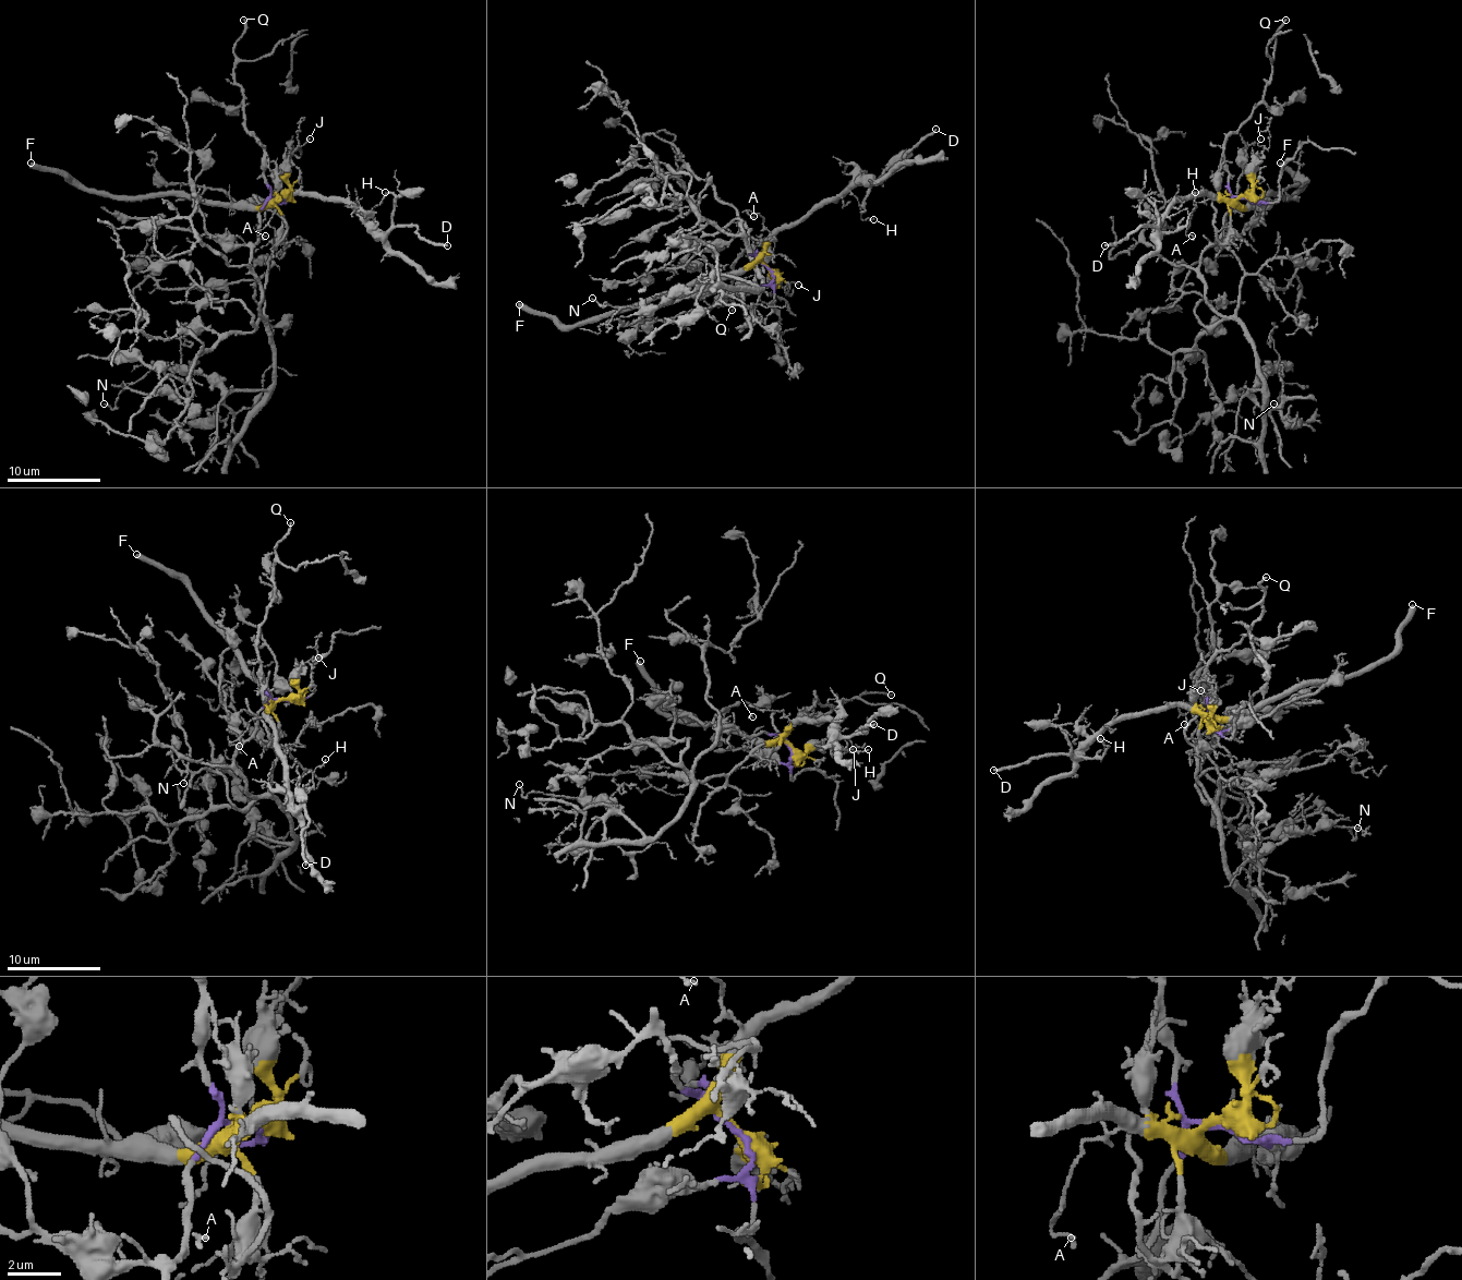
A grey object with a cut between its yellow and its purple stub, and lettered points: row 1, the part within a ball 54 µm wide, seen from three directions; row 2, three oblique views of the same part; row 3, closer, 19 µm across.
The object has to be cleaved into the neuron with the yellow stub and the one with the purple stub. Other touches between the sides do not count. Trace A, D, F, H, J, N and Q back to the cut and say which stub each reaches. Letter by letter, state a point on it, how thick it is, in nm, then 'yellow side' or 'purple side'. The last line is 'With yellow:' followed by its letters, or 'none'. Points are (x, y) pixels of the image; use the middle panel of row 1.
A: place (753, 216); calibre 160 nm; yellow side
D: place (935, 129); calibre 220 nm; yellow side
F: place (519, 304); calibre 440 nm; yellow side
H: place (873, 219); calibre 120 nm; yellow side
J: place (798, 285); calibre 100 nm; yellow side
N: place (592, 298); calibre 130 nm; purple side
Q: place (732, 310); calibre 170 nm; purple side
With yellow: A, D, F, H, J

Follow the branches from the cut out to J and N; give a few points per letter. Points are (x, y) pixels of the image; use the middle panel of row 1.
J: (765, 268), (784, 287), (798, 285)
N: (765, 268), (747, 250), (740, 224), (749, 229), (747, 254), (761, 287), (710, 276), (656, 305), (591, 299)

